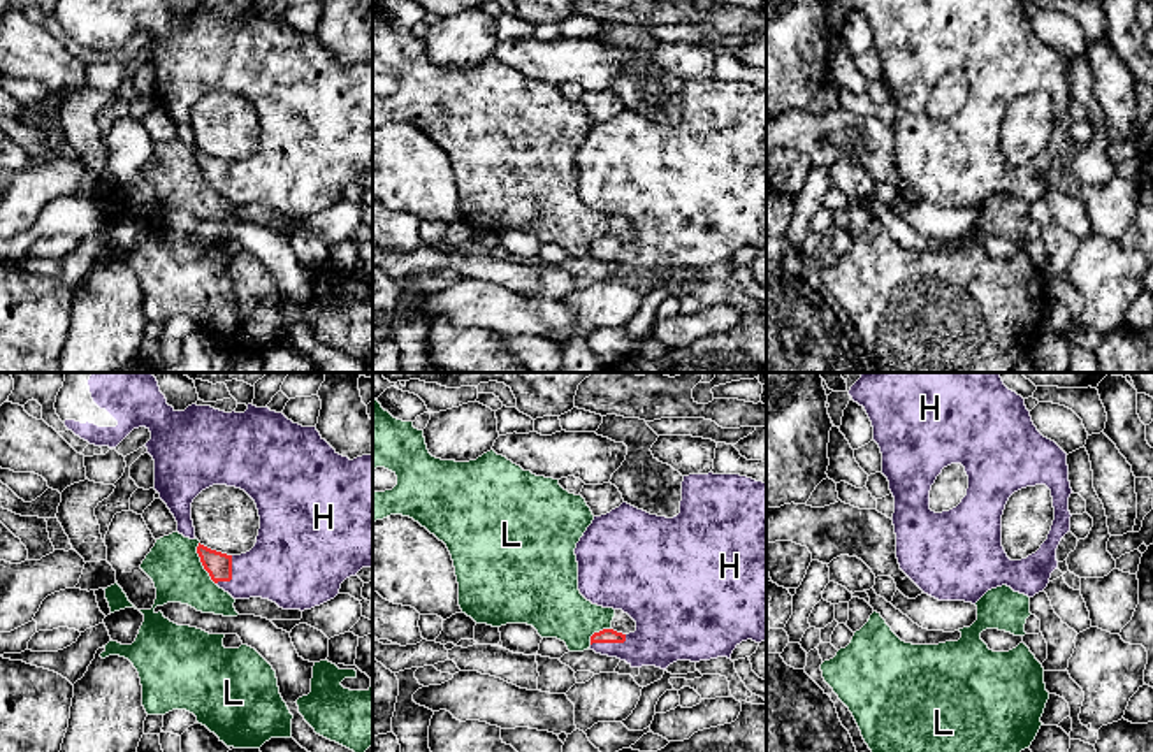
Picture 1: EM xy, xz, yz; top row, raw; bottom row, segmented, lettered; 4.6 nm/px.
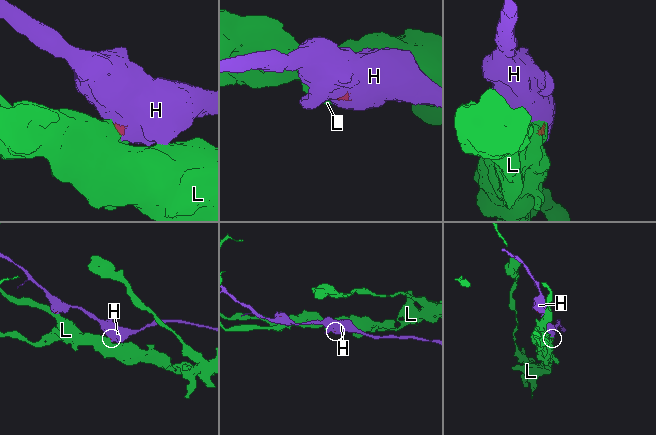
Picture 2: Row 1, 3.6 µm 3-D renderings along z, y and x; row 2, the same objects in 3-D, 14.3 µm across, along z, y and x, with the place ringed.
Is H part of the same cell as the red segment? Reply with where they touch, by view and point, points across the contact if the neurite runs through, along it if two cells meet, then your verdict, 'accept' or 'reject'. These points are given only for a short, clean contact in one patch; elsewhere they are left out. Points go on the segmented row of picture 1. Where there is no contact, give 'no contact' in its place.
xz (610, 642) | accept

